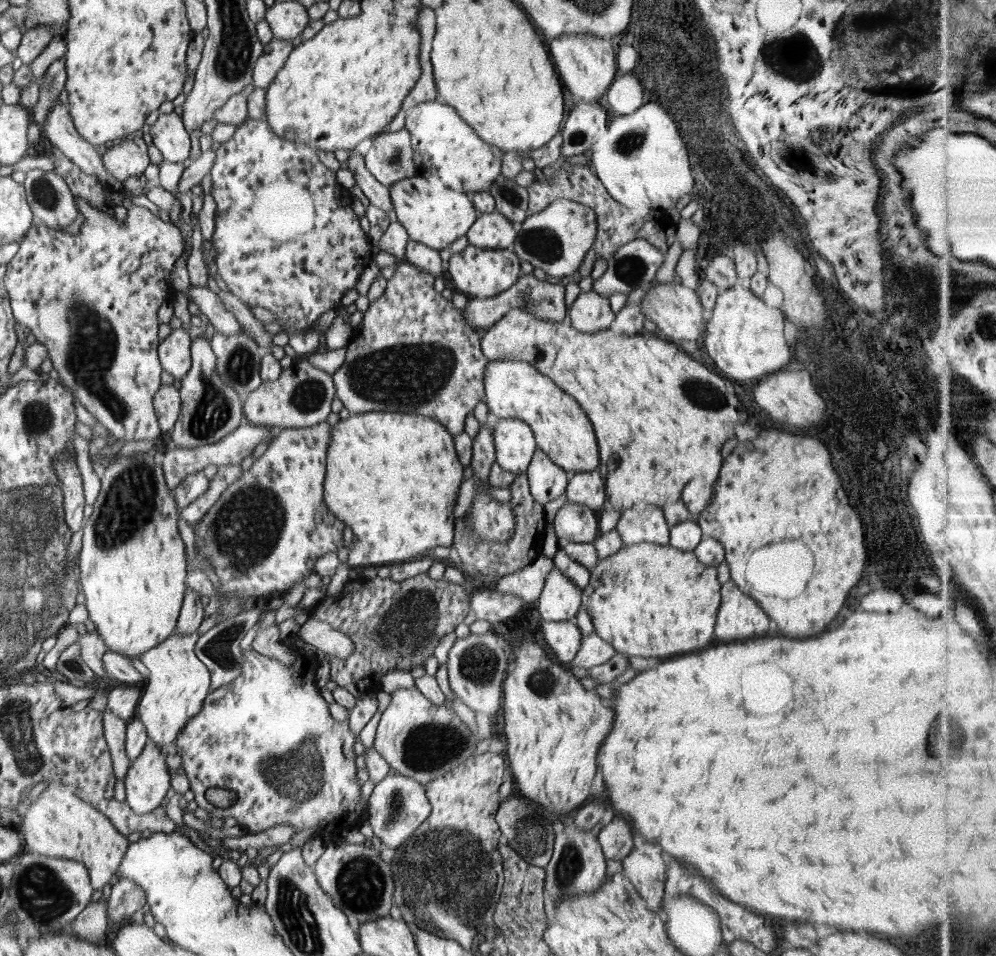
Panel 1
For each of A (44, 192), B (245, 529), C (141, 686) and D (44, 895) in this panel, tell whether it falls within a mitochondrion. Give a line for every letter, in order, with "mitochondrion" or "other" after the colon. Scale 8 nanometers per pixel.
A: mitochondrion
B: mitochondrion
C: other
D: mitochondrion

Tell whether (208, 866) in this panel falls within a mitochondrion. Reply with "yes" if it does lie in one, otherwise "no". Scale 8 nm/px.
no

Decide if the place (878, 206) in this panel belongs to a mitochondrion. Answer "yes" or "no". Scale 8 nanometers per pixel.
no

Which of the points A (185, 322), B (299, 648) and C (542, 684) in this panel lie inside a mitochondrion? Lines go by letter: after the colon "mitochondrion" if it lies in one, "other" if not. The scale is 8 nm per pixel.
A: other
B: other
C: mitochondrion

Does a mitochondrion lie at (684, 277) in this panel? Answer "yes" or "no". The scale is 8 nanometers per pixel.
no

